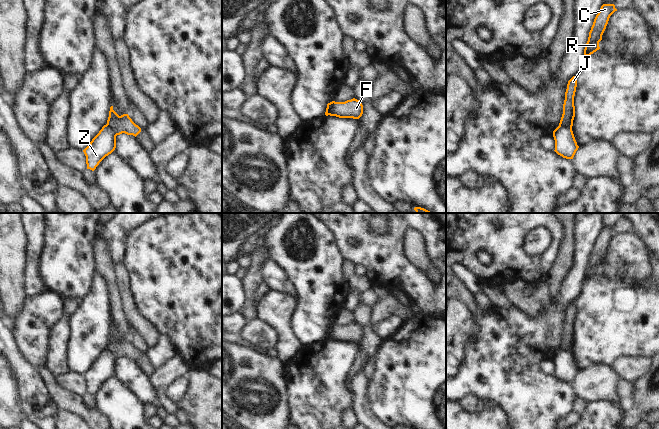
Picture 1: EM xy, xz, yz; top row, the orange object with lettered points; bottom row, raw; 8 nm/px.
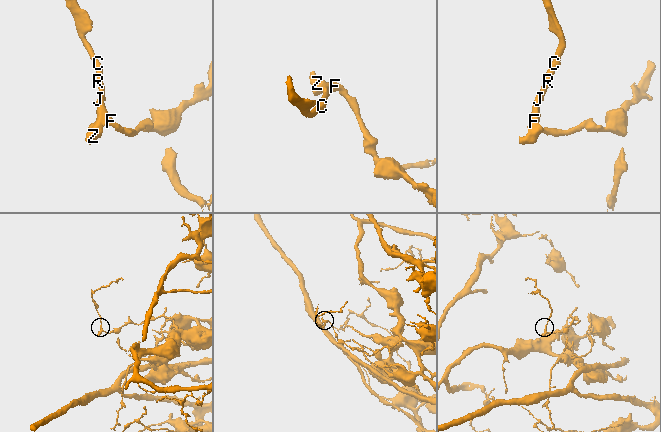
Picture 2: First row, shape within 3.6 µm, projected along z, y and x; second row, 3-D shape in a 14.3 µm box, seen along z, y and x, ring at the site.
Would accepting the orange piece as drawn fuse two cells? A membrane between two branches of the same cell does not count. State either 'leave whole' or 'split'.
split

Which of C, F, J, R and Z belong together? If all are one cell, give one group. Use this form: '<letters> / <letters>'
C F J R / Z

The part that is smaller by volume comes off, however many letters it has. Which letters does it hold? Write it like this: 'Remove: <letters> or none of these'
Remove: Z

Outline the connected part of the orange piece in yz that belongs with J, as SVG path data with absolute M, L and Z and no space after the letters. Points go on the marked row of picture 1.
M573 76L567 84L565 100L563 104L563 114L559 125L572 128L575 117L574 96L577 87L577 78Z

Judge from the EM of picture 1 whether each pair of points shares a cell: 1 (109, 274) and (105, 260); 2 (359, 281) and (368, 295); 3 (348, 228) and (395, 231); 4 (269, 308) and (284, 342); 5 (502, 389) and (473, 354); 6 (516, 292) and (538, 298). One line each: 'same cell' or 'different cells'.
1: same cell
2: different cells
3: same cell
4: same cell
5: same cell
6: same cell

